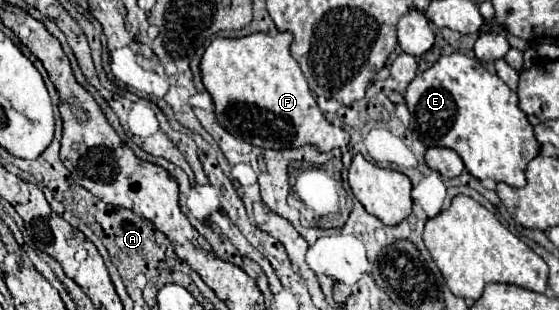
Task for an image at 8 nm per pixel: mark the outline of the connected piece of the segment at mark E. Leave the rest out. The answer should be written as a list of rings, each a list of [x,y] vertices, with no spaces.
[[[454,51],[452,55],[442,55],[430,69],[416,75],[404,93],[404,101],[412,113],[410,129],[426,147],[448,147],[460,155],[466,169],[476,179],[494,179],[508,183],[510,187],[524,187],[526,165],[540,153],[538,141],[534,137],[532,125],[526,113],[518,105],[518,97],[508,89],[508,85],[494,73],[490,73],[478,59]]]

